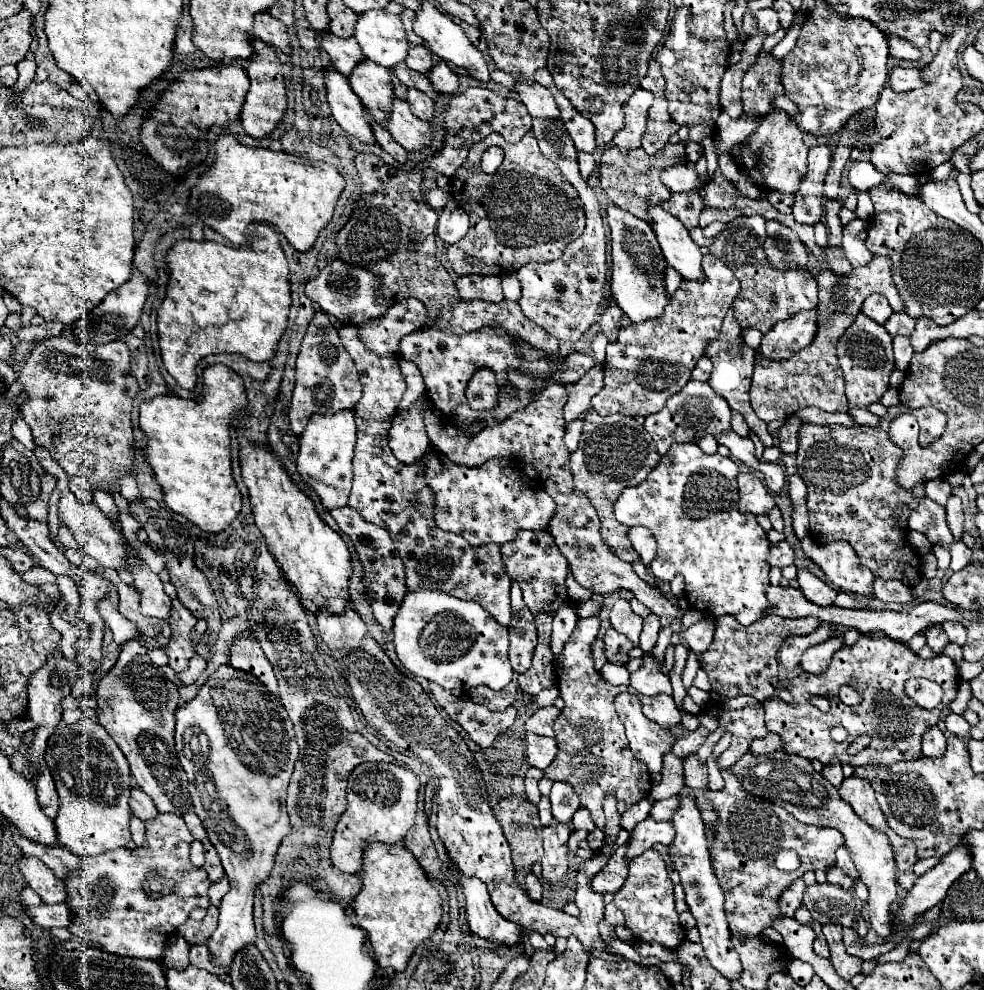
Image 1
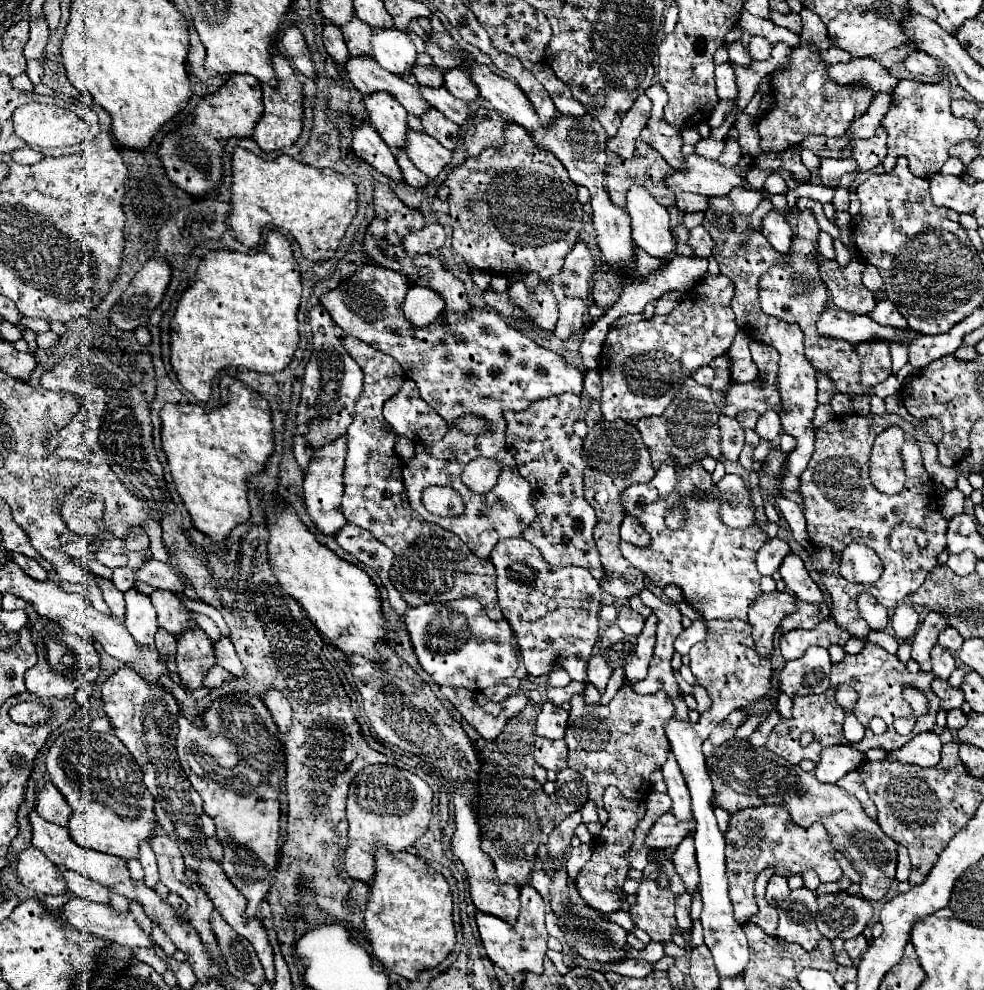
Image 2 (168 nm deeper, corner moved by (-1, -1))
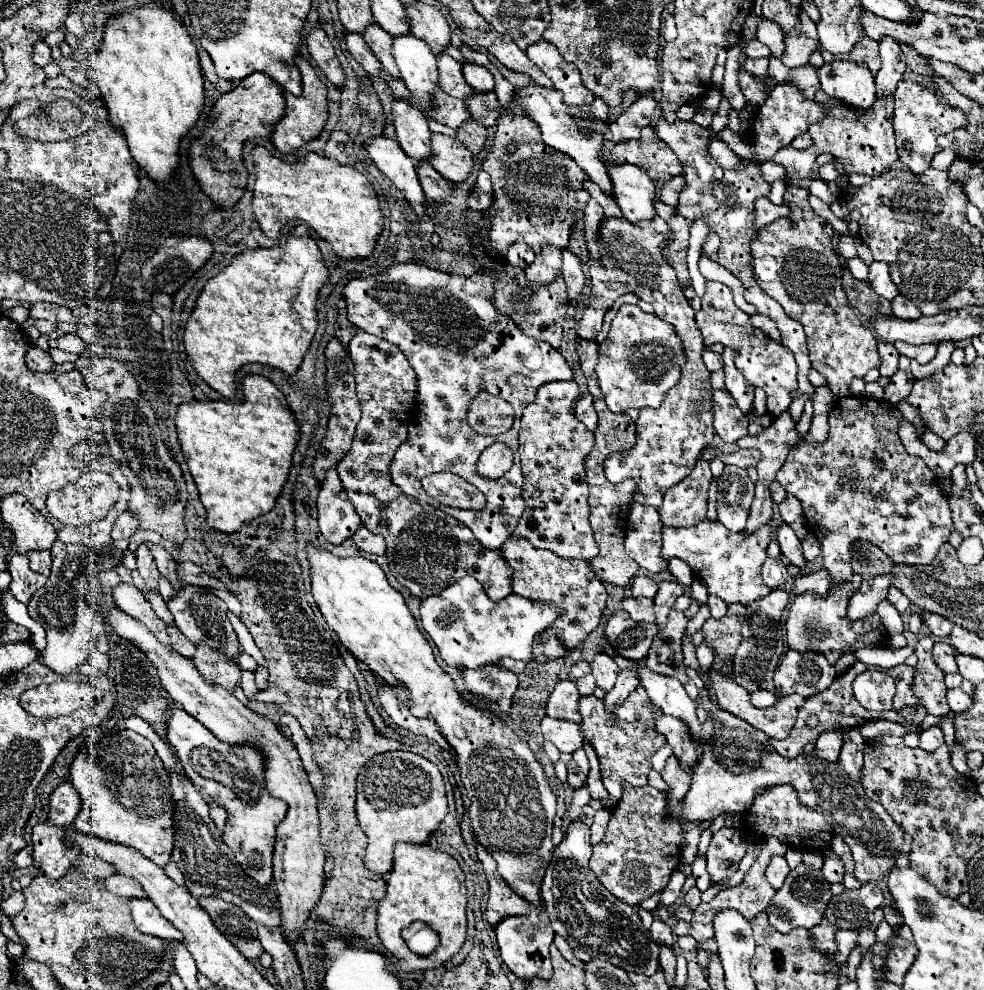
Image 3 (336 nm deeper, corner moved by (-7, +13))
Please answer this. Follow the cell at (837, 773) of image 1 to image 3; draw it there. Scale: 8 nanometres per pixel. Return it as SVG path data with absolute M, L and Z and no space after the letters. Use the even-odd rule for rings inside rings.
M821 732L817 744L815 744L815 756L829 760L829 762L837 762L839 760L839 752L843 746L843 734L841 732Z

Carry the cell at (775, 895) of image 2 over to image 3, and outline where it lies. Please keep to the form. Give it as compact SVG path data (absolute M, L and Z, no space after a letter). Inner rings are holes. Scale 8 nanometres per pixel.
M775 856L775 858L771 858L771 862L769 862L769 866L767 866L767 880L773 884L773 888L775 890L779 890L781 886L783 886L783 880L785 880L785 876L789 874L789 866L787 866L787 860L785 858L781 858L781 856Z

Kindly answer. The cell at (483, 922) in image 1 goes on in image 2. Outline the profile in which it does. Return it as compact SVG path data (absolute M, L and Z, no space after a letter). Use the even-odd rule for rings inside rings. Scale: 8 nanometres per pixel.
M527 886L527 906L521 908L519 920L515 926L501 922L495 916L481 914L477 912L477 926L481 932L483 946L487 950L487 956L495 966L505 970L507 974L517 974L517 972L533 972L533 974L543 974L543 958L547 952L547 930L545 930L545 902L537 894L533 886Z

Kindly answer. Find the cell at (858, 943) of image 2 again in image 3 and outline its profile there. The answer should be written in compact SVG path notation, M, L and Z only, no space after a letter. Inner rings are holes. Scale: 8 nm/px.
M839 930L837 932L837 944L839 944L839 948L837 948L837 952L835 952L835 958L841 962L841 964L845 964L847 962L847 956L851 954L851 950L855 948L855 936L857 936L857 932L855 930Z

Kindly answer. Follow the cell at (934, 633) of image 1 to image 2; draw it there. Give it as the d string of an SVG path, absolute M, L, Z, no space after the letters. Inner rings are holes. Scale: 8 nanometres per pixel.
M933 646L931 664L933 664L933 674L941 680L947 680L951 676L951 672L955 670L953 656L947 650L941 650L941 646Z

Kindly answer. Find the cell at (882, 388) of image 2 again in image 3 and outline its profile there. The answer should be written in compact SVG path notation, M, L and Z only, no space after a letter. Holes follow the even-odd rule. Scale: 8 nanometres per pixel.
M791 185L787 186L784 202L793 204L789 216L789 224L769 224L759 230L759 240L751 244L751 254L753 254L753 272L757 278L757 284L765 294L769 294L773 300L777 300L785 314L791 316L793 320L801 322L807 334L807 348L809 348L809 358L811 364L817 372L821 372L827 382L831 392L837 398L849 396L849 386L855 378L863 378L869 368L879 368L879 354L877 354L877 336L875 332L861 322L857 312L849 306L849 300L841 288L841 264L839 256L833 250L831 238L833 238L833 228L827 224L821 216L813 212L809 201L807 189Z

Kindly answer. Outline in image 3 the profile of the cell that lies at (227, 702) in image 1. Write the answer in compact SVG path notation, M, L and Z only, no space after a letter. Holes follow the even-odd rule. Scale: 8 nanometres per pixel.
M177 708L167 722L167 738L175 746L185 774L205 788L205 792L227 812L227 824L223 830L225 844L235 852L241 868L259 884L269 884L273 880L273 844L275 844L275 828L285 818L287 804L269 796L265 788L265 764L259 748L251 748L251 744L223 744L207 732L193 716L185 716L185 710ZM199 774L199 776L197 776ZM259 776L259 780L255 780ZM231 784L233 790L223 786Z

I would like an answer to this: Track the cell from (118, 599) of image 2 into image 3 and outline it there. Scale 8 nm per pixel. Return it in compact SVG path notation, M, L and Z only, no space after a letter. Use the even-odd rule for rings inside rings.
M119 582L113 588L113 602L119 608L123 608L129 616L133 616L139 622L143 622L159 638L159 642L163 642L165 646L169 646L169 636L165 632L165 622L153 612L151 604L145 600L145 596L141 594L141 590L137 586Z

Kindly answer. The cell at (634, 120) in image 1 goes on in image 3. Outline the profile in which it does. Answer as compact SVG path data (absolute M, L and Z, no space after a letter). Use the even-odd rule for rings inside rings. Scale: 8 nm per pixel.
M639 96L639 100L635 100L631 108L627 108L627 112L623 112L609 126L607 140L613 140L613 142L639 140L641 128L651 124L651 118L655 116L655 108L657 108L657 100L653 96Z

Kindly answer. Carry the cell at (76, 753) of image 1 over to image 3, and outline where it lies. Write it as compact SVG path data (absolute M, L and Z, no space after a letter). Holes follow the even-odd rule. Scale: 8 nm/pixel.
M121 730L105 734L91 748L83 748L71 762L71 784L81 794L81 810L73 828L111 842L137 848L143 856L159 866L171 862L173 852L173 802L169 796L169 812L161 802L165 798L167 780L165 766L153 744L133 732Z

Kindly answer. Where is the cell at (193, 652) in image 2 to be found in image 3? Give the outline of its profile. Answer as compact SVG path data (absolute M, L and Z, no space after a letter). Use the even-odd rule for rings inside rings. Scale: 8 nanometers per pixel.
M197 644L195 648L197 652L193 656L193 664L199 668L199 672L203 672L205 680L219 684L227 690L239 686L241 668L233 660L227 660L223 652L215 652L215 648L207 644Z

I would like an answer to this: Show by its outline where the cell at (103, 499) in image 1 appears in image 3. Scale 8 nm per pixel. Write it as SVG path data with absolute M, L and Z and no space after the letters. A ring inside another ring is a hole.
M145 542L145 544L147 544L147 548L151 548L151 554L153 554L153 558L155 558L155 564L157 564L157 568L159 568L159 572L161 572L165 578L171 580L173 588L179 588L181 582L177 580L177 574L175 574L175 560L167 554L167 550L165 550L163 546L153 544L153 542Z

